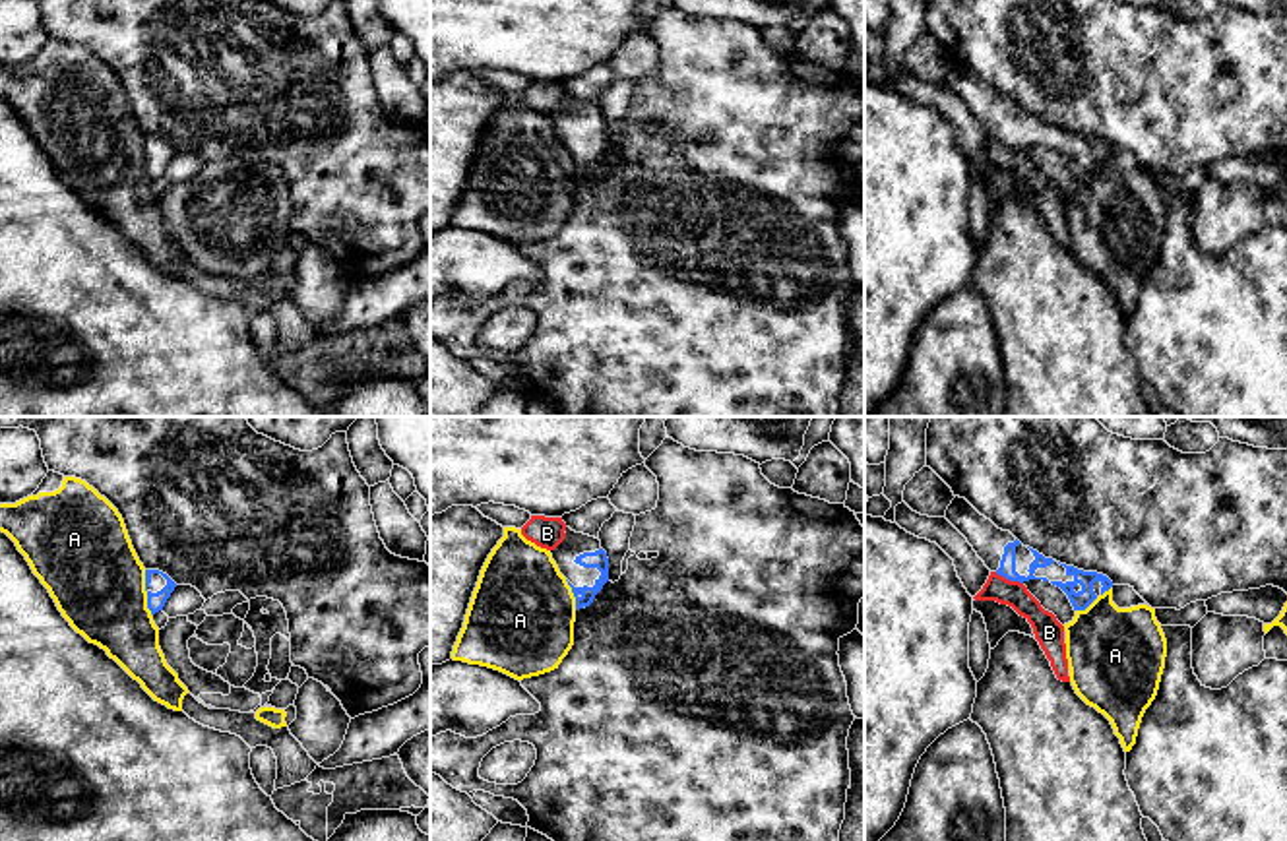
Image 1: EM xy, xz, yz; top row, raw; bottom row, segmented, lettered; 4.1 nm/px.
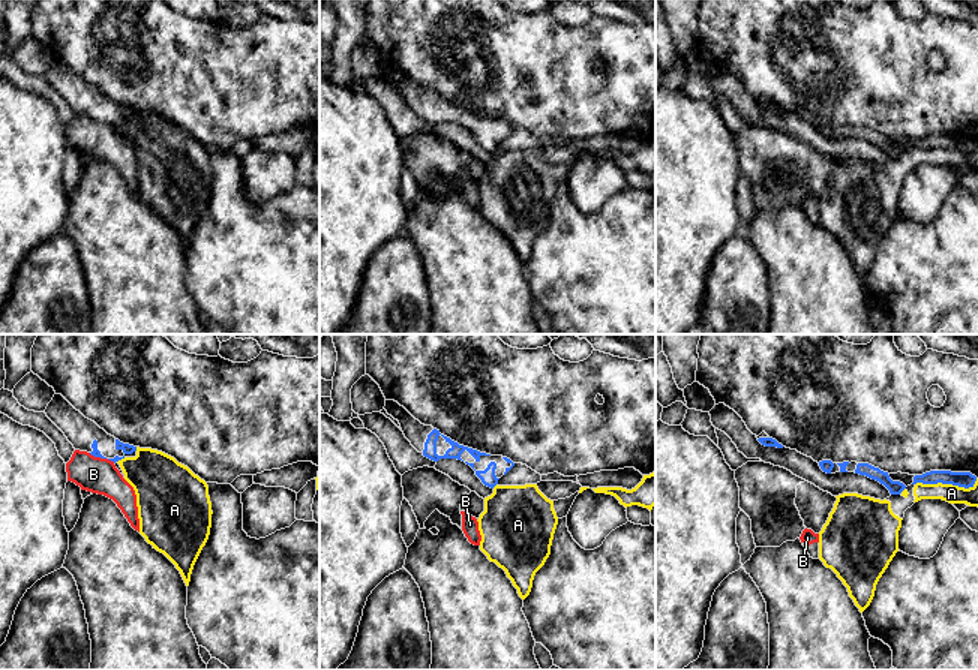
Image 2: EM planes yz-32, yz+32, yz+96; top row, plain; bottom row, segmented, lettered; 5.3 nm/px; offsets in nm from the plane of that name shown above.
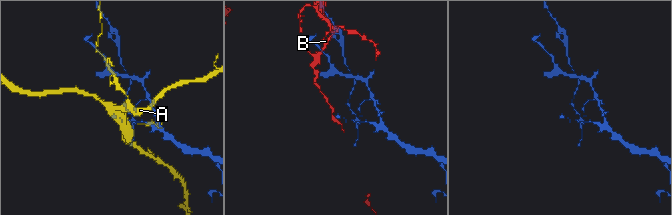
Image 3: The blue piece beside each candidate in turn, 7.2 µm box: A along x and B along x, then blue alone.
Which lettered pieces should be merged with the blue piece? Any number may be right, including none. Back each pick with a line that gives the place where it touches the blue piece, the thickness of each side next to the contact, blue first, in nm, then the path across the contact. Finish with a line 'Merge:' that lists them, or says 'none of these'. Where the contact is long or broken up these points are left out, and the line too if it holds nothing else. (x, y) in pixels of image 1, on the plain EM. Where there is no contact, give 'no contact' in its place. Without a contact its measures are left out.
Merge: none of these

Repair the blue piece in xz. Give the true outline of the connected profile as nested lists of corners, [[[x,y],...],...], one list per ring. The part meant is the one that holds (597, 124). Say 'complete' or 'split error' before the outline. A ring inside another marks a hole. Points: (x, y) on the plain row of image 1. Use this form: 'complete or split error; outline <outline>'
split error; outline [[[566,93],[564,107],[550,116],[560,140],[568,145],[576,163],[576,176],[593,169],[609,147],[609,124],[601,107]]]

